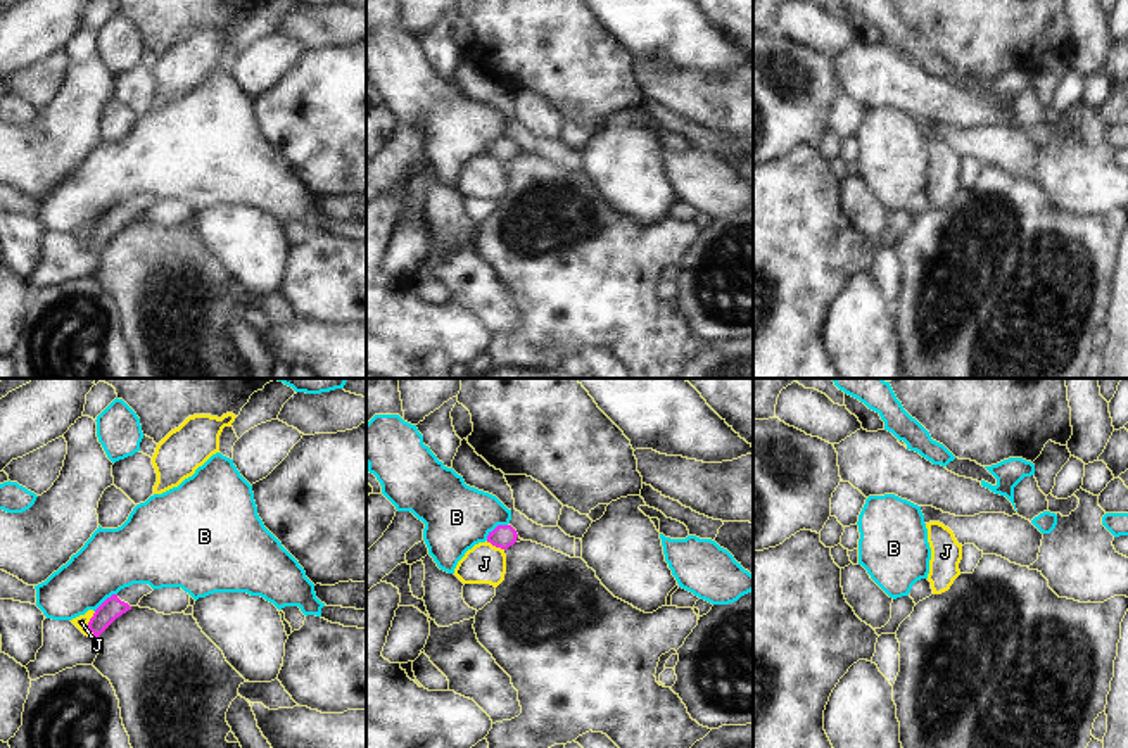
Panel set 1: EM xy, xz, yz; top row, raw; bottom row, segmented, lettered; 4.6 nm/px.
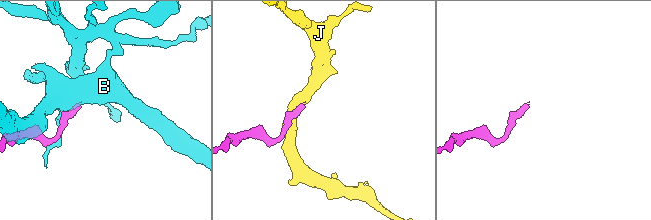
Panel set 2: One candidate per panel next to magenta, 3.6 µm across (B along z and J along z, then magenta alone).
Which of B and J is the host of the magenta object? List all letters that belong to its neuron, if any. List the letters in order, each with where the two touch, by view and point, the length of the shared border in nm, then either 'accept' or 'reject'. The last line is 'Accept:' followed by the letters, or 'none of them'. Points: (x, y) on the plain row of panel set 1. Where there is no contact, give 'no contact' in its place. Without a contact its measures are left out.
B: meets magenta in xz at (494, 142); contact 130 nm long; reject
J: meets magenta in xy at (88, 239); contact 130 nm long; reject
Accept: none of them

